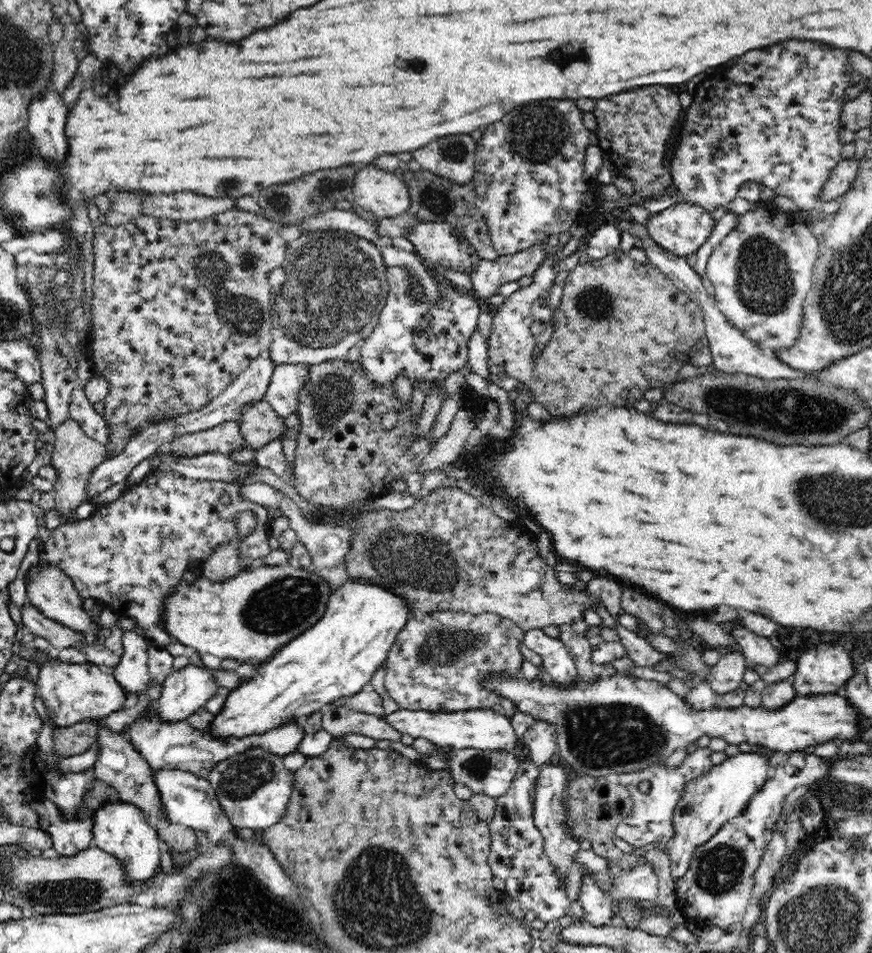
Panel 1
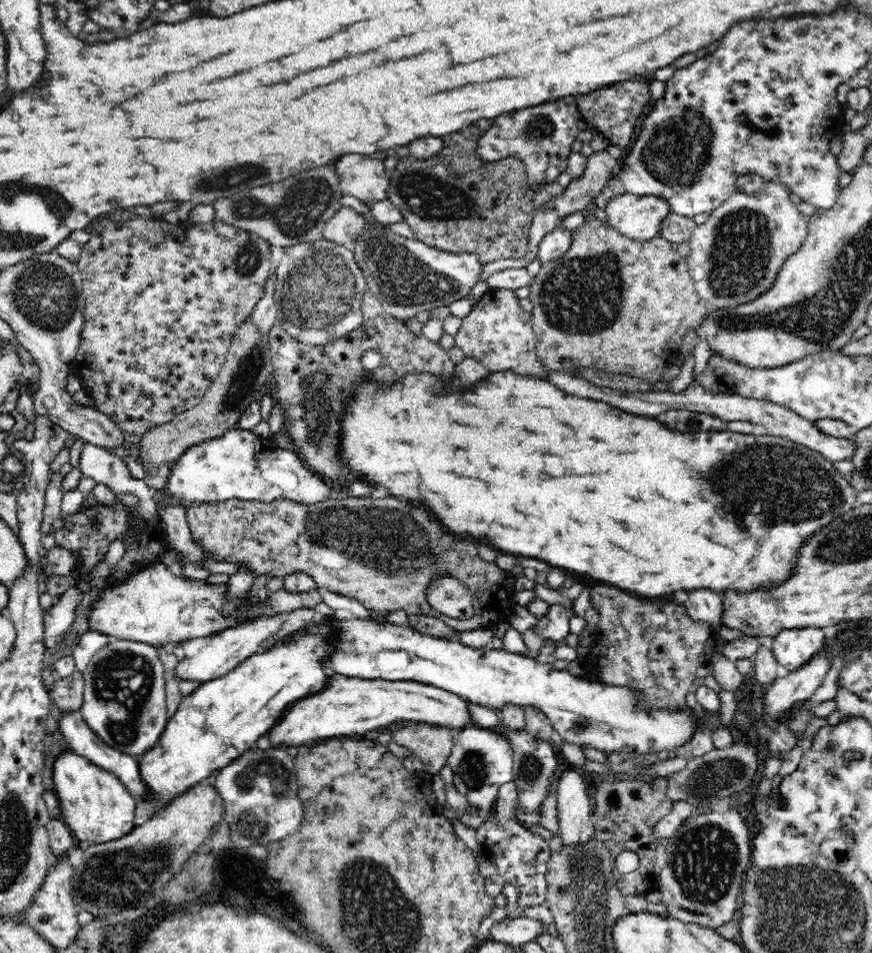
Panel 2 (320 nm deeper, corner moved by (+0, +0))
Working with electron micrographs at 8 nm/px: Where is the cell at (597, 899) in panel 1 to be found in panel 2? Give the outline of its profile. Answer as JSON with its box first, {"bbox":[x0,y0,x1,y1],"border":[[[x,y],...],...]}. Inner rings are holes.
{"bbox":[555,770,594,845],"border":[[[564,770],[555,788],[557,798],[557,818],[562,844],[576,845],[587,843],[594,838],[593,805],[586,795],[587,784],[577,770]]]}

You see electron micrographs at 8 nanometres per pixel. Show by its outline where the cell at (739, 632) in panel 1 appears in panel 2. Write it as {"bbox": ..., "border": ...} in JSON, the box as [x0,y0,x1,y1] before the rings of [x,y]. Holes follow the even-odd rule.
{"bbox":[683,589,723,630],"border":[[[710,589],[702,590],[702,594],[694,594],[692,590],[683,605],[694,620],[706,621],[715,630],[723,626],[721,594],[710,594]]]}

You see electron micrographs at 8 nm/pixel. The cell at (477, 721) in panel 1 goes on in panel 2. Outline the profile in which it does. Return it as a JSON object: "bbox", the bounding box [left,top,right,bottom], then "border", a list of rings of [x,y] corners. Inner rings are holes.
{"bbox":[266,674,473,747],"border":[[[332,674],[328,690],[318,693],[318,698],[310,698],[310,702],[298,702],[298,706],[290,710],[290,718],[280,720],[278,726],[270,729],[266,736],[272,746],[286,744],[288,747],[299,747],[316,738],[347,738],[349,734],[364,734],[396,721],[432,725],[456,732],[473,723],[466,700],[442,687],[412,681],[384,681]]]}

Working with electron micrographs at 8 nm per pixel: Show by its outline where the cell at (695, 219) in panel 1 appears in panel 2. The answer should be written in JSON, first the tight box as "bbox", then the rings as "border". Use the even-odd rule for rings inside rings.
{"bbox":[603,192,670,241],"border":[[[630,192],[614,196],[603,209],[608,223],[621,235],[634,241],[653,241],[659,236],[670,204],[659,197],[635,197]]]}

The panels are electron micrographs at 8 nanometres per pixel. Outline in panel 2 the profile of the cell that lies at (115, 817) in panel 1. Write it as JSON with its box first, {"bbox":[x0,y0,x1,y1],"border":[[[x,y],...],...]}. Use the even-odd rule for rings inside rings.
{"bbox":[53,750,136,844],"border":[[[72,750],[62,753],[60,757],[54,761],[54,779],[53,788],[59,802],[61,810],[61,820],[69,826],[71,833],[79,841],[88,840],[95,844],[116,841],[125,837],[126,834],[132,832],[136,825],[134,824],[134,810],[136,810],[136,802],[130,794],[126,785],[120,781],[114,774],[103,770],[91,763],[90,760],[76,754]]]}

